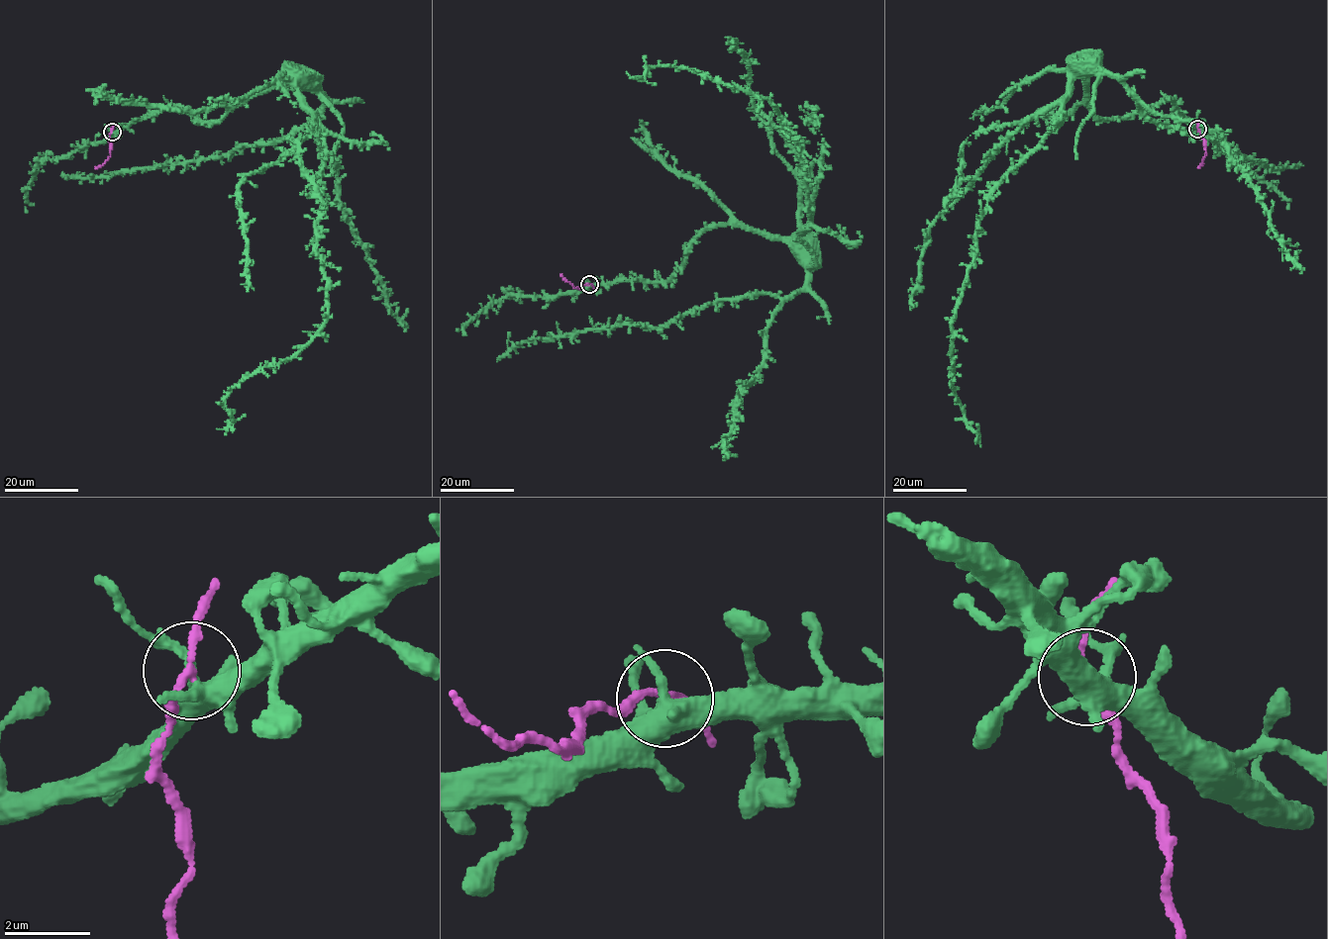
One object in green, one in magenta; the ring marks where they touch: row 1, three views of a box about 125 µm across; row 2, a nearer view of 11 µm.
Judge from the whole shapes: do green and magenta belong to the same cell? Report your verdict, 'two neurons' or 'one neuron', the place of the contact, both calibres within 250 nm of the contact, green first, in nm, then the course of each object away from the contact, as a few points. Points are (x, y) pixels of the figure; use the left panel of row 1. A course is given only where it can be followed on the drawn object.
two neurons | (112, 132) | 300/160 nm | green via (111, 132), (171, 106), (221, 121), (287, 83), (321, 132), (324, 326), (242, 378), (216, 428) | magenta via (111, 132), (110, 157), (95, 168)

